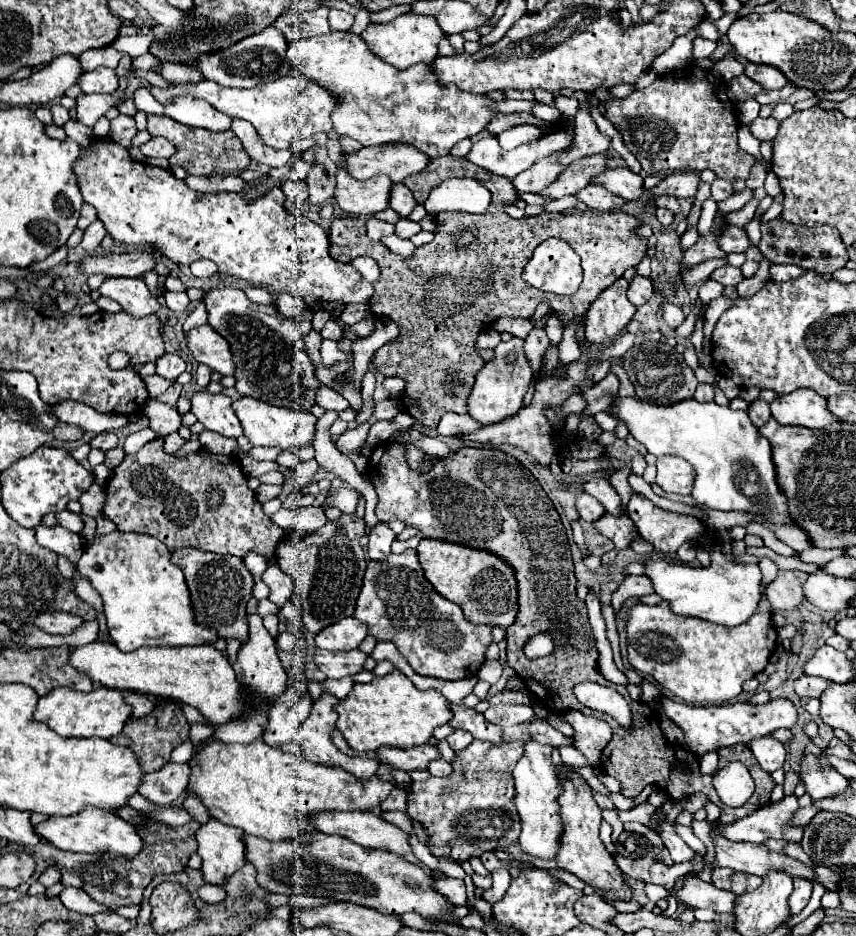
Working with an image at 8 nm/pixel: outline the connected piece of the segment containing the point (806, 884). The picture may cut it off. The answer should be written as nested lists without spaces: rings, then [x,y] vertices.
[[[795,876],[793,884],[795,884],[795,890],[793,890],[791,898],[789,898],[789,906],[791,906],[791,914],[799,914],[807,906],[807,902],[811,898],[813,884],[807,878],[801,878],[801,876]]]

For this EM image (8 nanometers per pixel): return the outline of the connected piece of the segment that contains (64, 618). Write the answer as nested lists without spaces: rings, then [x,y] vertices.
[[[45,612],[35,622],[35,626],[45,630],[47,634],[61,634],[61,636],[73,634],[81,624],[83,624],[83,618],[75,614],[61,614],[61,612],[53,612],[53,614]]]

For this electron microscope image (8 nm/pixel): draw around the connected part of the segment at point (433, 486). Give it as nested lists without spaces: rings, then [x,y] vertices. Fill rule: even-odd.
[[[381,444],[373,448],[373,454],[369,456],[367,464],[367,478],[373,482],[379,502],[375,508],[375,514],[383,522],[401,520],[407,526],[417,528],[423,536],[449,540],[457,544],[467,544],[473,548],[483,550],[495,550],[501,554],[515,570],[519,580],[519,598],[521,598],[521,610],[517,614],[517,622],[507,628],[507,666],[515,670],[517,676],[525,678],[527,686],[541,684],[545,686],[551,696],[547,706],[557,708],[559,698],[559,710],[567,710],[571,706],[581,706],[577,698],[573,696],[573,688],[583,682],[599,682],[607,684],[599,672],[597,672],[597,648],[595,638],[591,634],[591,626],[587,620],[587,608],[583,600],[577,600],[575,596],[575,576],[573,576],[573,562],[571,552],[567,544],[567,534],[561,524],[561,518],[541,488],[541,484],[535,480],[535,476],[513,456],[509,456],[503,450],[495,448],[459,448],[453,456],[439,458],[431,470],[417,472],[409,468],[407,454],[401,446],[395,444]],[[549,630],[555,638],[555,650],[551,656],[531,660],[523,654],[523,644],[533,634]]]

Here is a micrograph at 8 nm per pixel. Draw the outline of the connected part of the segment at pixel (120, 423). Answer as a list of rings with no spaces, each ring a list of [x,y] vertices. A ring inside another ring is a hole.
[[[61,402],[53,406],[55,416],[65,422],[65,424],[75,424],[85,432],[93,432],[93,434],[101,434],[101,432],[111,432],[117,428],[123,428],[127,424],[127,416],[123,414],[101,414],[85,404],[79,402]]]

